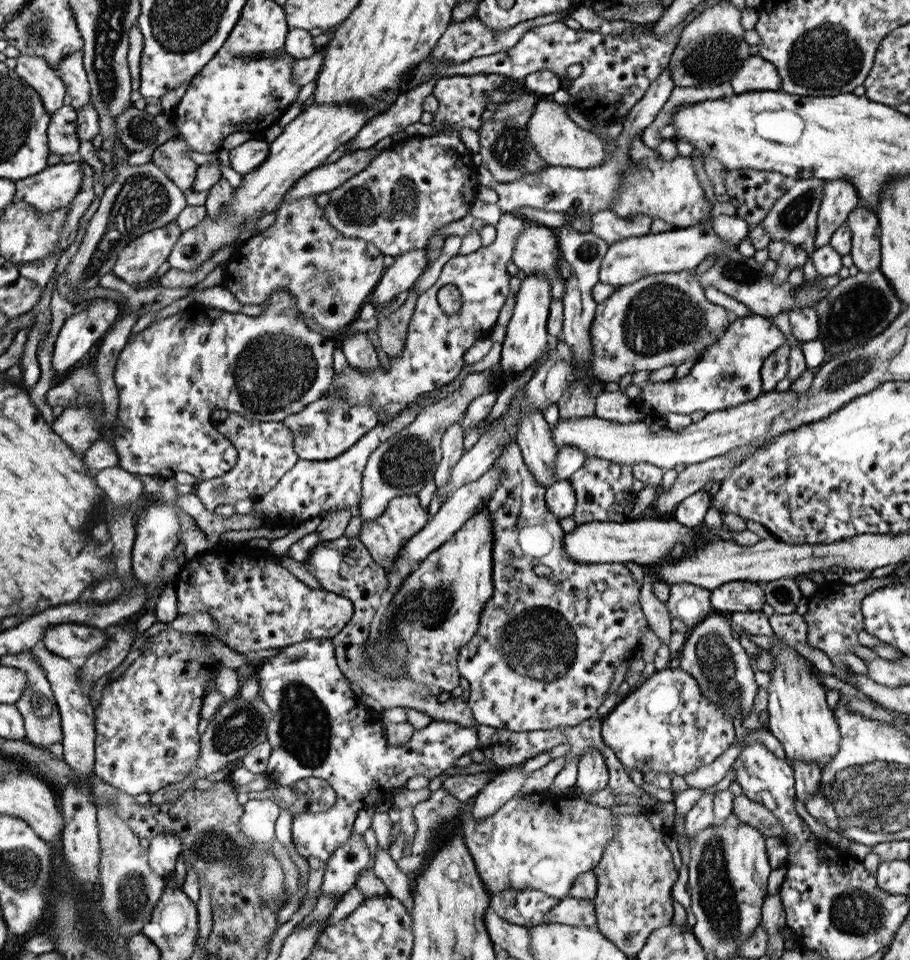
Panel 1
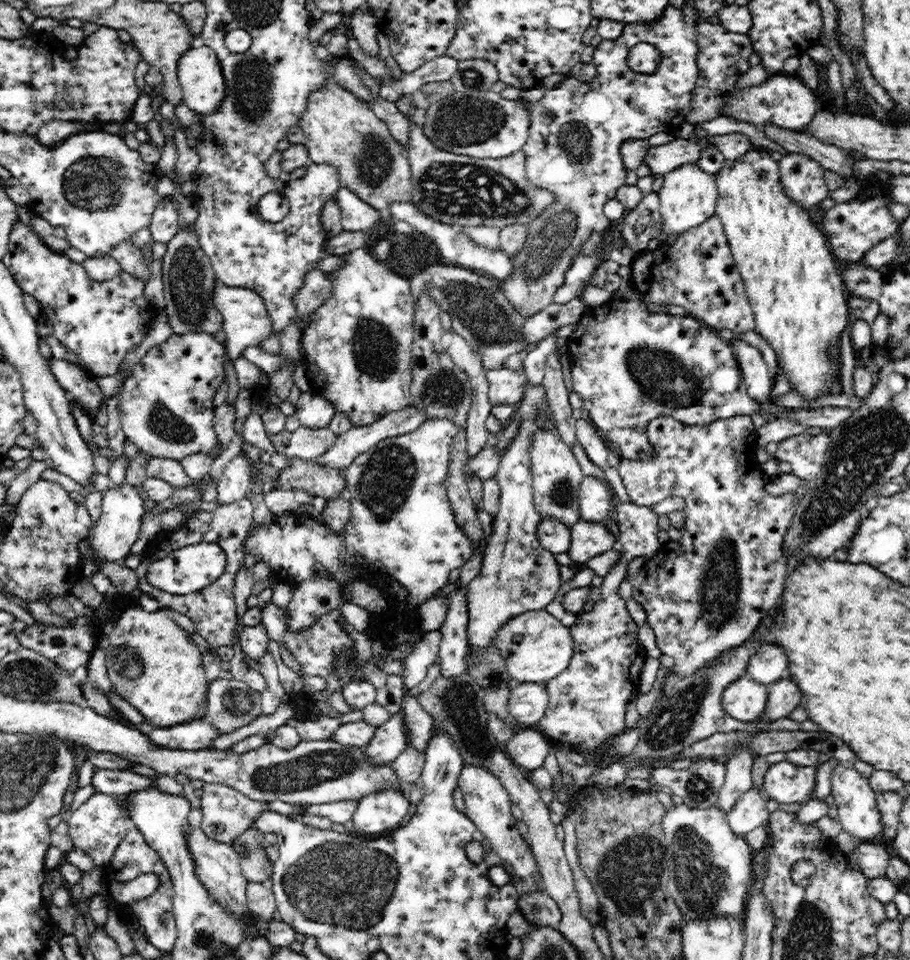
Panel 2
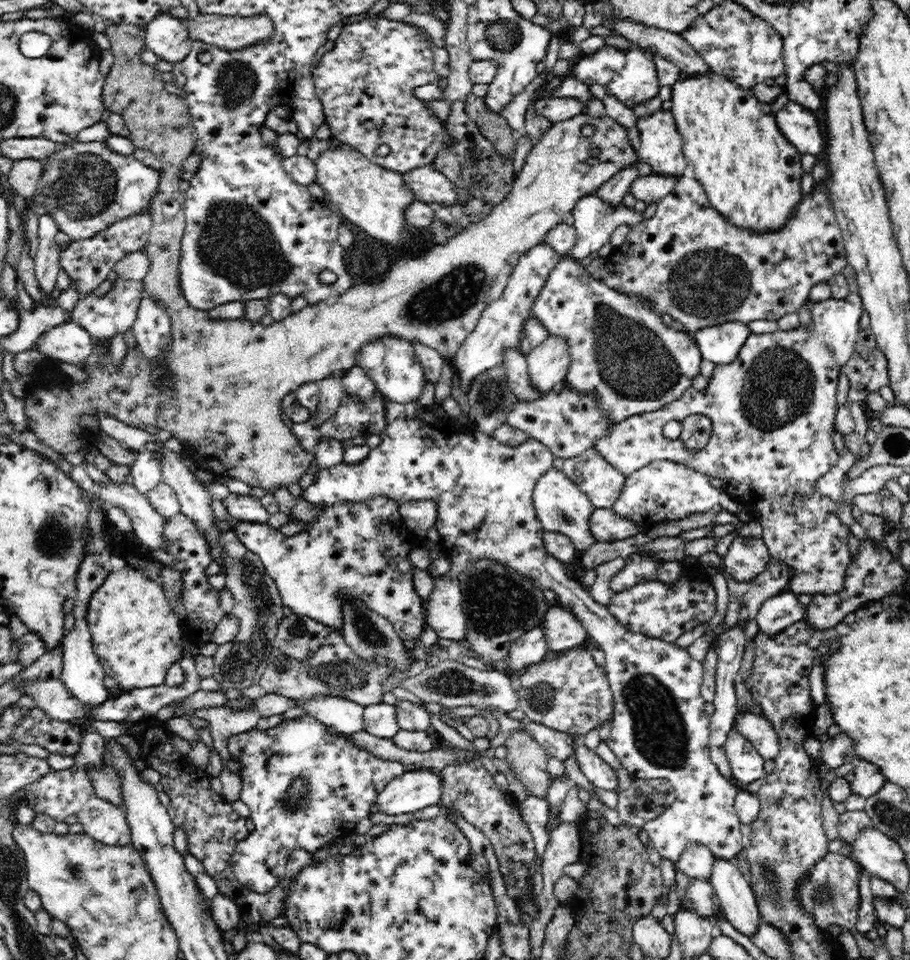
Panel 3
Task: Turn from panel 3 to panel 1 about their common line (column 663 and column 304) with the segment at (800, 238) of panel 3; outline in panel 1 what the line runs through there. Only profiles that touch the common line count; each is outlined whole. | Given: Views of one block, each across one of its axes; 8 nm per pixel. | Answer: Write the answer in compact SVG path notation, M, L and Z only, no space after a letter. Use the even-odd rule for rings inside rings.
M315 196L300 200L285 200L277 206L275 222L248 241L241 243L224 265L225 288L229 288L240 304L264 305L278 290L286 290L297 299L298 310L314 318L322 328L337 331L352 325L360 308L368 303L372 290L381 283L387 267L380 247L362 238L346 238L328 219L325 208L320 207Z

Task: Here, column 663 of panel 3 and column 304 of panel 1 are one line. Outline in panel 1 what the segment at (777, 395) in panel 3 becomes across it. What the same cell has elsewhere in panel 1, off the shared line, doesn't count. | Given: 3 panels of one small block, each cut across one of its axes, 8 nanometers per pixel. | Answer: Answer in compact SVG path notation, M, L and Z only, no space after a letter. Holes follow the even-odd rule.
M329 392L326 397L306 405L300 413L286 417L283 422L295 435L296 453L300 456L300 460L332 461L333 458L340 457L341 454L352 449L366 432L370 432L378 424L378 418L368 404L350 406L350 402L336 398L332 392ZM304 426L310 429L307 436L300 436L300 428Z

